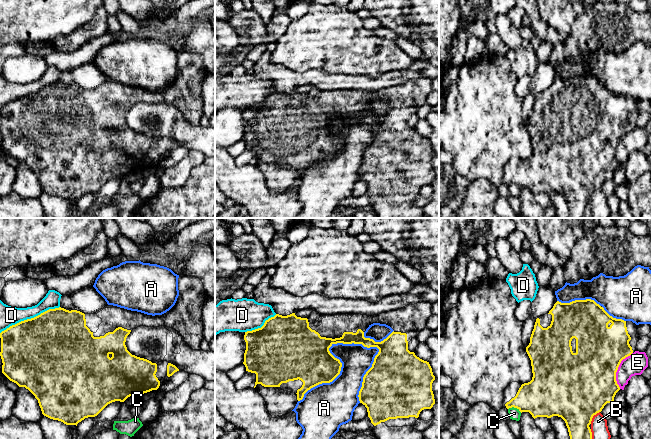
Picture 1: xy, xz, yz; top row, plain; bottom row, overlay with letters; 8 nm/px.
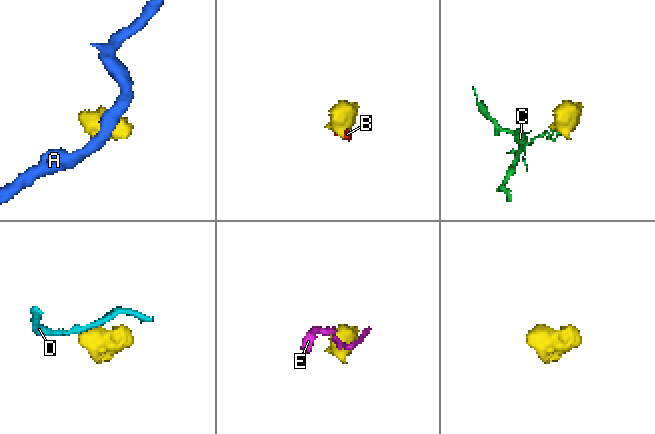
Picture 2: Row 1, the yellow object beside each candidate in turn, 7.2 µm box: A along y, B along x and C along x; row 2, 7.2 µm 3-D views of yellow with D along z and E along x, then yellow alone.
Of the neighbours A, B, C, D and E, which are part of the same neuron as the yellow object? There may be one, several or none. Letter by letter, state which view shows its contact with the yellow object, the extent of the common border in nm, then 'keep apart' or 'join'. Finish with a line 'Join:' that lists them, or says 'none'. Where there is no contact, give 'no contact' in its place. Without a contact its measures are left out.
A: contact in xz; length 750 nm; keep apart
B: contact in yz; length 130 nm; keep apart
C: contact in yz; length 120 nm; keep apart
D: contact in xy; length 550 nm; keep apart
E: contact in yz; length 320 nm; keep apart
Join: none

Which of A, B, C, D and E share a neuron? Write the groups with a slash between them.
A / B / C / D / E

